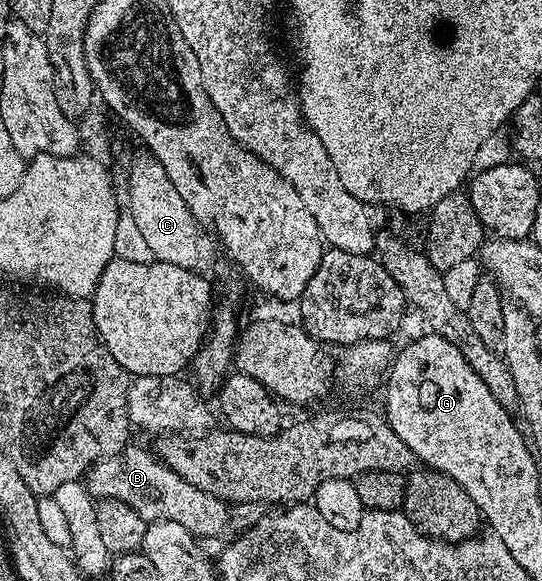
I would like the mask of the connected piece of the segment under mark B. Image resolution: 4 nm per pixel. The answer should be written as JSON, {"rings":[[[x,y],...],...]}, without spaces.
{"rings":[[[128,448],[112,458],[96,462],[85,475],[87,489],[96,499],[115,498],[129,504],[129,508],[148,520],[173,520],[173,524],[181,524],[181,528],[194,534],[196,539],[217,537],[227,526],[228,503],[193,488],[189,480],[181,480],[177,472],[170,470],[150,449],[147,450]]]}

